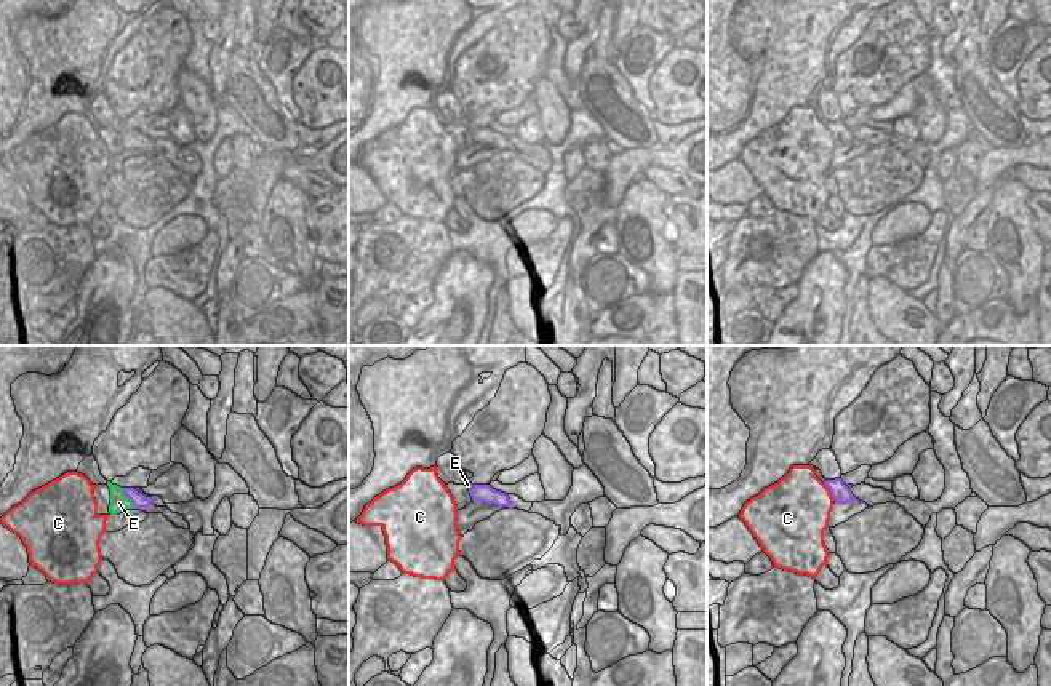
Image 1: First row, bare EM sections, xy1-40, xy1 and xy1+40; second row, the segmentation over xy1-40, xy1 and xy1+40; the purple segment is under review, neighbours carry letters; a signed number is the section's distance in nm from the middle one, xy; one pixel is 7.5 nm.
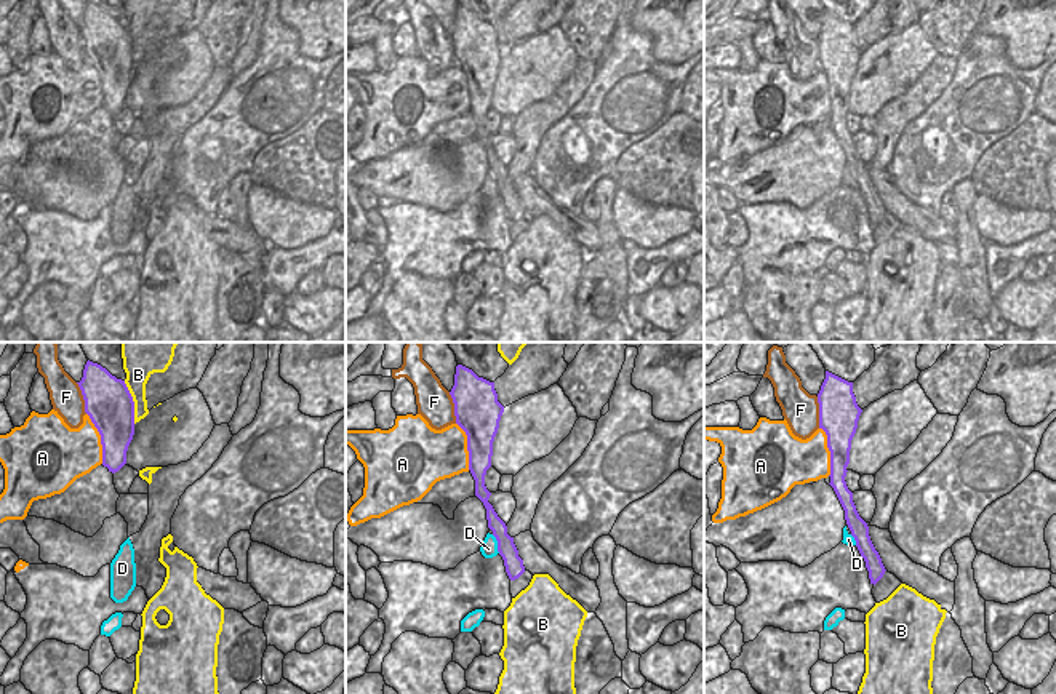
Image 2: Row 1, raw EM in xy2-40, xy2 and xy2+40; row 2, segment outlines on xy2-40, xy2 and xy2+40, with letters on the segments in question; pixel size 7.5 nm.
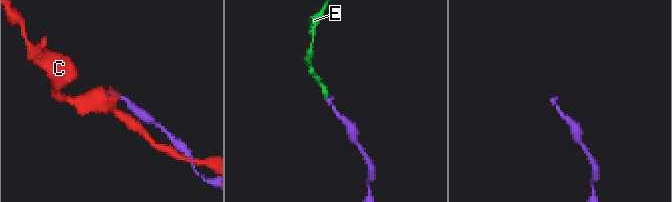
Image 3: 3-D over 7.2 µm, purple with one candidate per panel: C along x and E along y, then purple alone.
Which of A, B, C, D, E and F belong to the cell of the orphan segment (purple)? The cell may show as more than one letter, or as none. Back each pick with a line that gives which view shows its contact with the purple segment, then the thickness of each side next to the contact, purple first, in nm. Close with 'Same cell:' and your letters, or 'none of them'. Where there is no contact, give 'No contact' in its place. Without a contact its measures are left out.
E: Touches purple in xy1-40. Thickness 120 nm (purple) against 120 nm
Same cell: E

